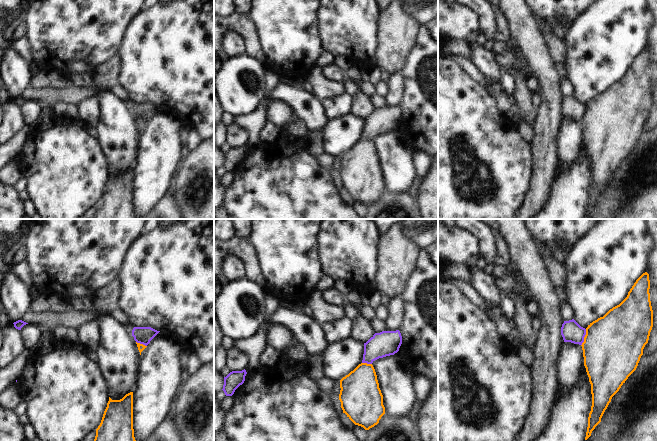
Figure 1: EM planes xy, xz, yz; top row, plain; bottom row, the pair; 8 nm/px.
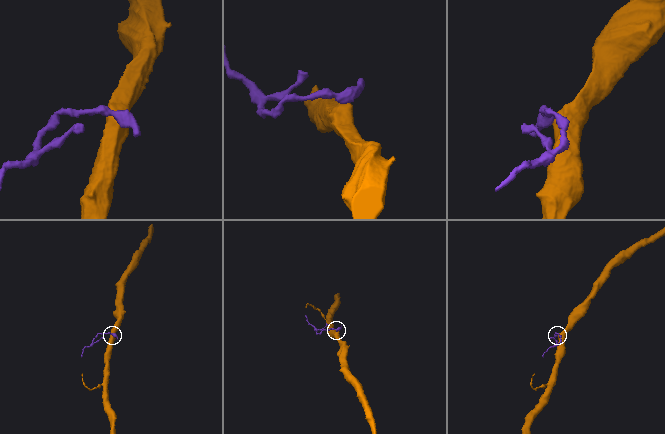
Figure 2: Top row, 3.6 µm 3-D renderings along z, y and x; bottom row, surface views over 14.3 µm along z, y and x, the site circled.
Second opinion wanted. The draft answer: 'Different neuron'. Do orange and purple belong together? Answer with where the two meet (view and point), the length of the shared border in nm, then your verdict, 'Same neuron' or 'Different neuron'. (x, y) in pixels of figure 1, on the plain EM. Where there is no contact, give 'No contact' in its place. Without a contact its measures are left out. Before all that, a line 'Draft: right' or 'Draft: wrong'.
Draft: right
Touches orange at yz (584, 113). Shared border 140 nm. Different neuron.

